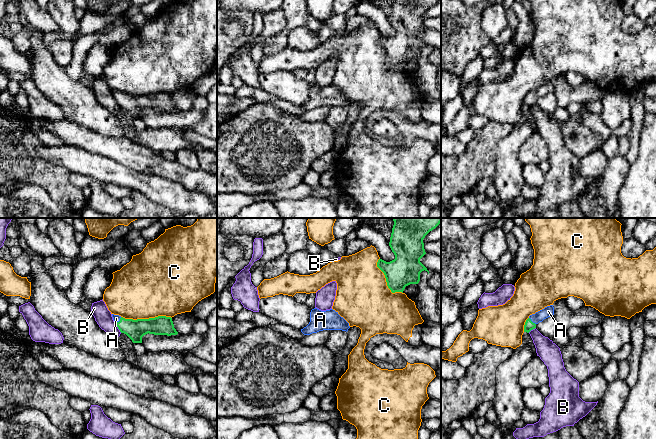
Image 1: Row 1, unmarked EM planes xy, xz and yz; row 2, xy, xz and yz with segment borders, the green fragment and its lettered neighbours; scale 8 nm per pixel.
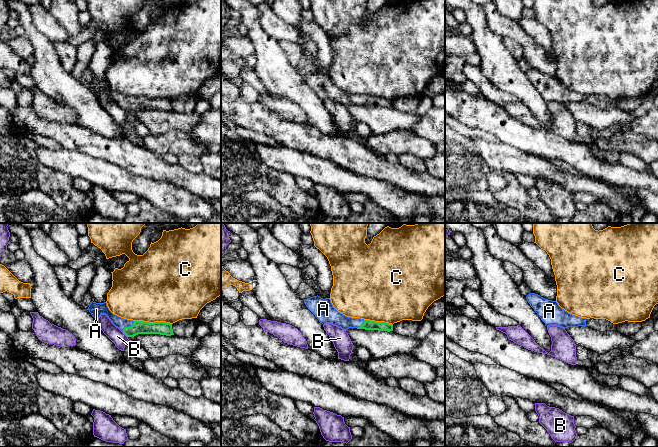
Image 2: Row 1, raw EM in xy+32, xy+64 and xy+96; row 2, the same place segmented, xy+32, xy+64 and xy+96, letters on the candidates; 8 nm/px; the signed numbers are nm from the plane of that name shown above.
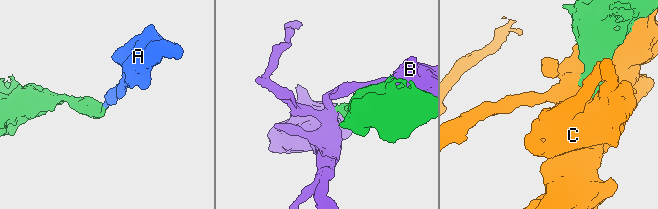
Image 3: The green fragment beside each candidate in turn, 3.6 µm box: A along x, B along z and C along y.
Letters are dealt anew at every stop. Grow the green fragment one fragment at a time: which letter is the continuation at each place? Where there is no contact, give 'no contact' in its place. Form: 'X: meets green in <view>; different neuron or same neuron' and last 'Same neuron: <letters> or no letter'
A: meets green in yz; same neuron
B: meets green in xy; different neuron
C: meets green in xy; different neuron
Same neuron: A

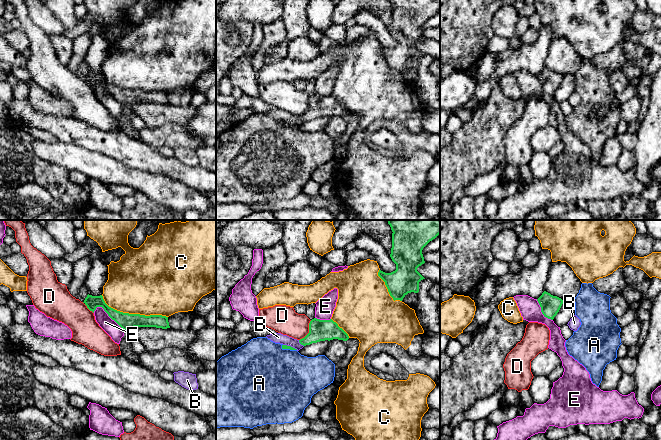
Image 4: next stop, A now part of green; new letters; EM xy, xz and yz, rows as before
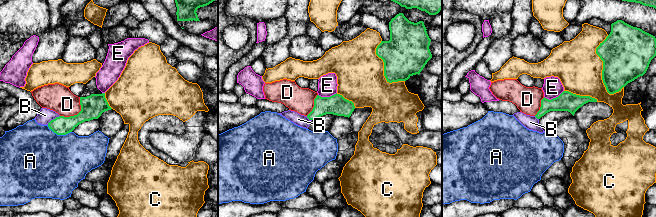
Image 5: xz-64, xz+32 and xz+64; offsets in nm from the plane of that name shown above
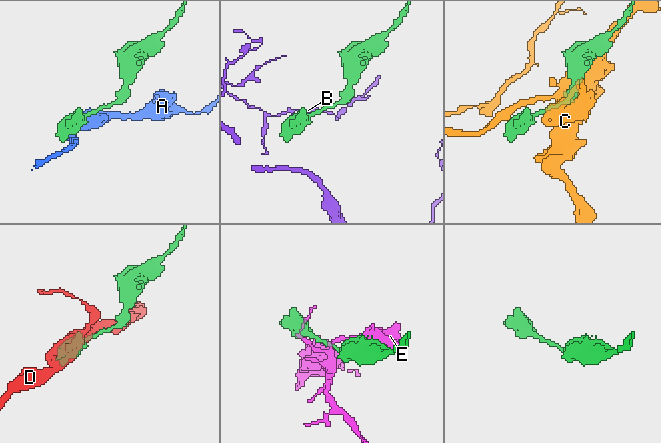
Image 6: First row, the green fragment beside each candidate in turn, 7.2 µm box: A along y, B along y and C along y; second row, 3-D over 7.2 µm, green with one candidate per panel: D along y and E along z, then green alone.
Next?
A: meets green in xz; different neuron
B: meets green in xz; different neuron
C: meets green in xy; different neuron
D: meets green in xz; different neuron
E: meets green in xy; different neuron
Same neuron: no letter

